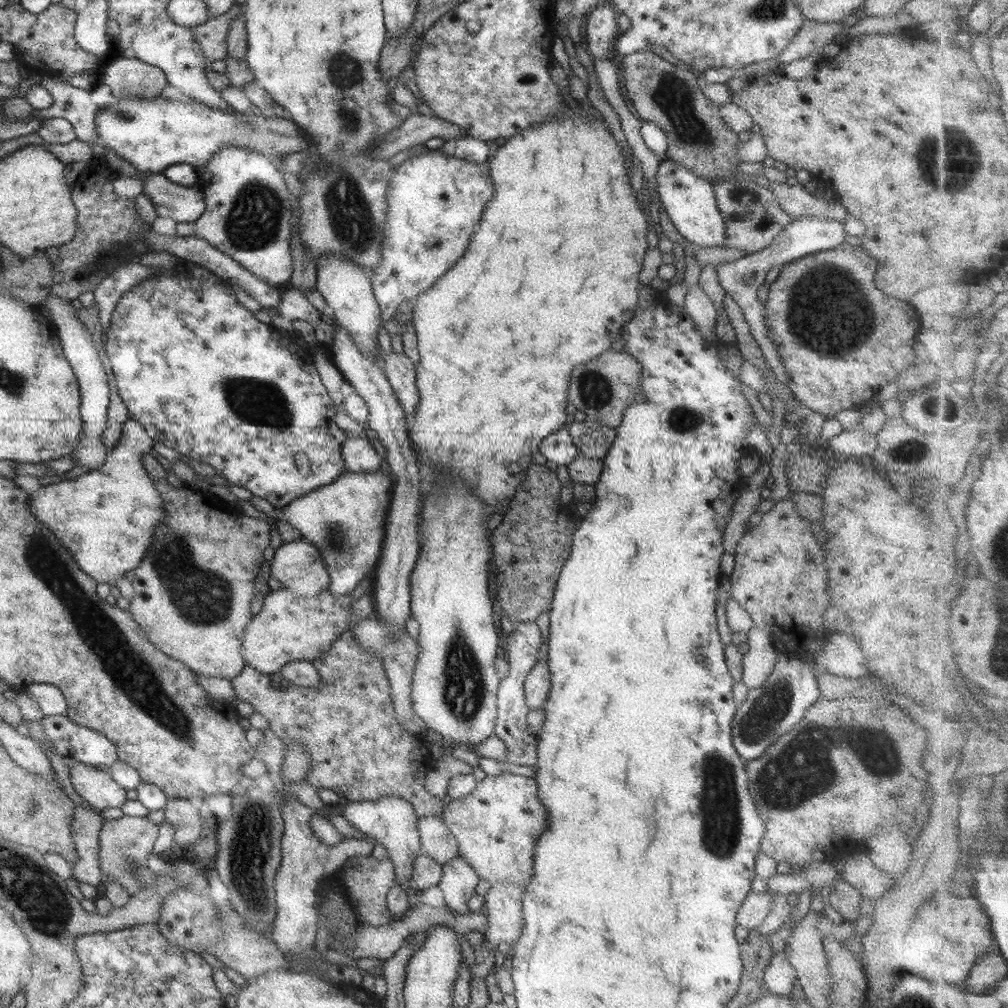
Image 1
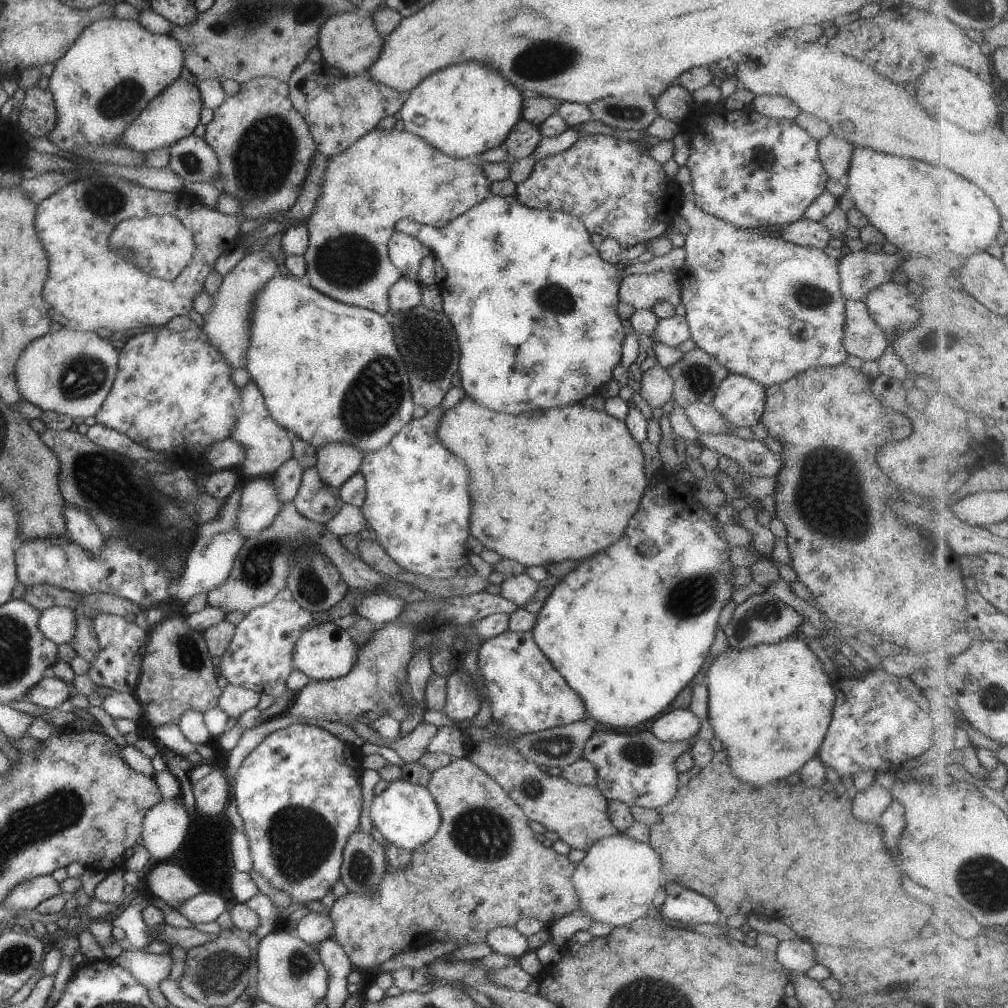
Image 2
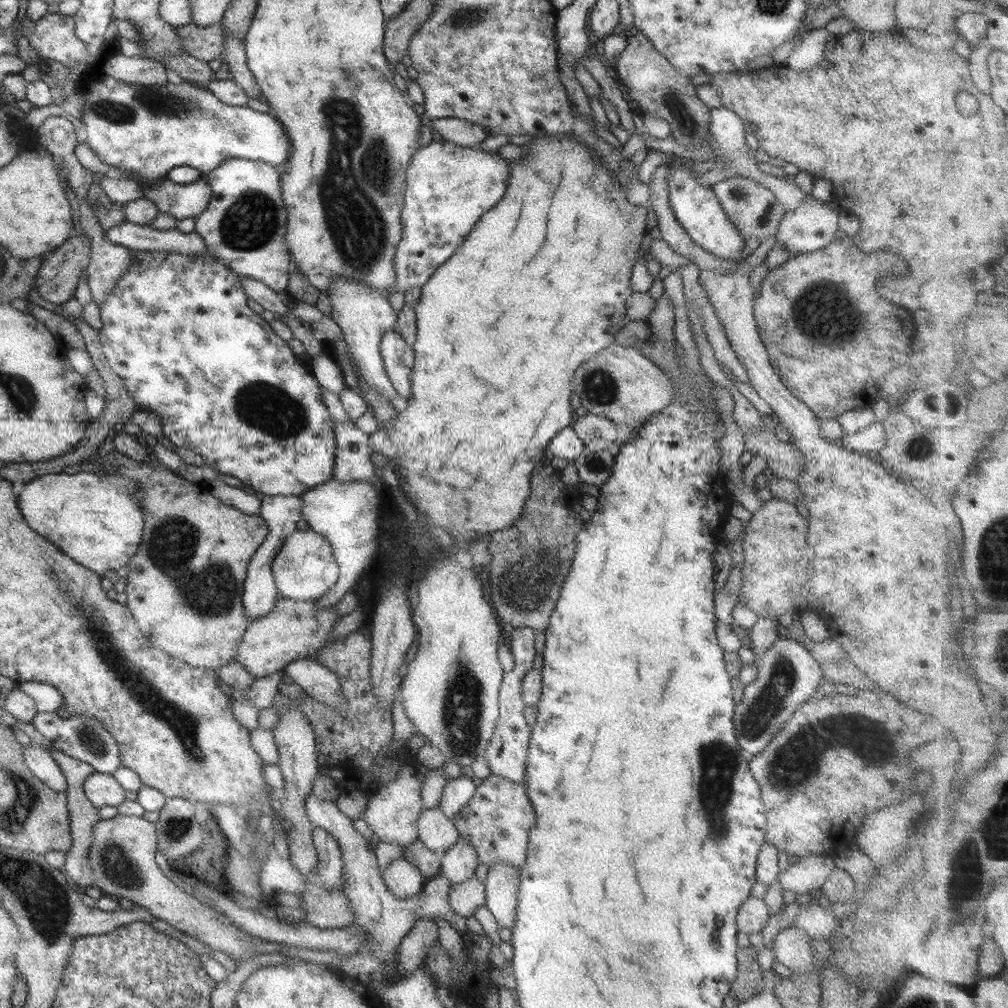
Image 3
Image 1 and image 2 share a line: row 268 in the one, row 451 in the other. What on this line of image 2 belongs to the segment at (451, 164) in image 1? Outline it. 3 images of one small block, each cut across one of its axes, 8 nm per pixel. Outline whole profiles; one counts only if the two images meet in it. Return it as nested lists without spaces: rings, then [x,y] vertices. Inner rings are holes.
[[[437,406],[427,410],[419,419],[411,419],[385,446],[364,453],[359,470],[366,490],[360,511],[372,537],[402,570],[437,579],[455,575],[456,570],[468,562],[469,551],[465,541],[469,534],[467,516],[471,510],[467,494],[467,470],[455,460],[453,454],[447,454],[436,437],[436,426],[442,412]]]

